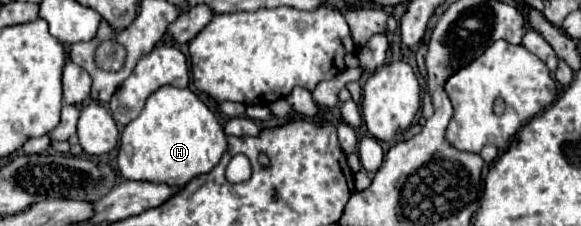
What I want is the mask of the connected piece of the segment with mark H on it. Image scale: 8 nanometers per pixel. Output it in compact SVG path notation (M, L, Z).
M161 86L147 98L141 114L123 128L117 158L127 180L185 186L193 176L215 168L225 150L223 126L209 106L189 88Z

